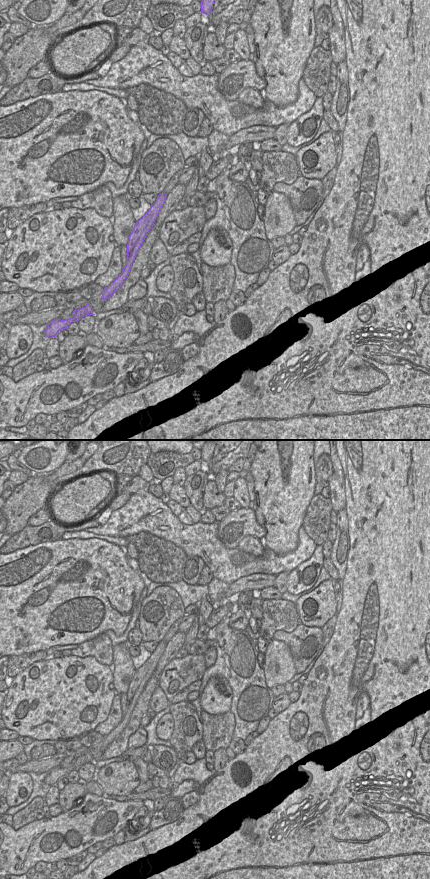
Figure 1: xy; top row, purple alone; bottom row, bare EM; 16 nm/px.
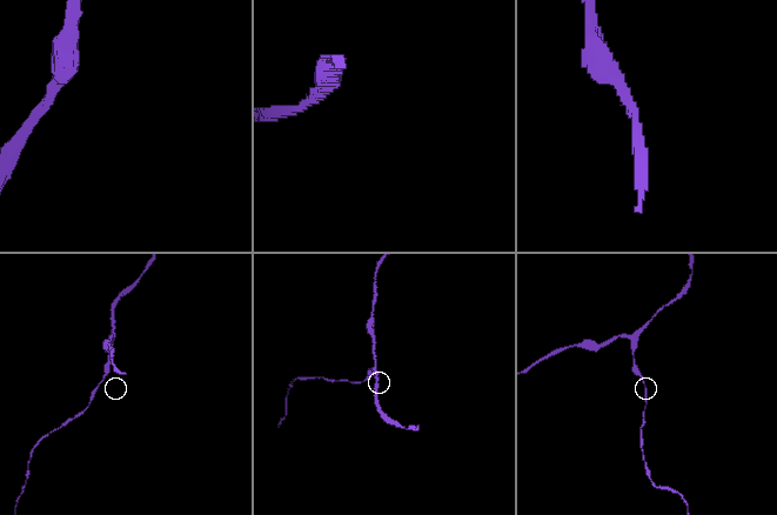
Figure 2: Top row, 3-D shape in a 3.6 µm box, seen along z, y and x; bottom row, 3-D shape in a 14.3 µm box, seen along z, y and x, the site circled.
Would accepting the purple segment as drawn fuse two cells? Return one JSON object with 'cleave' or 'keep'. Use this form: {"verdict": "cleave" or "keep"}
{"verdict": "keep"}

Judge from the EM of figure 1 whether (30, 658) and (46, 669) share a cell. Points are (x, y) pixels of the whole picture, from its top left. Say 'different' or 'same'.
different

